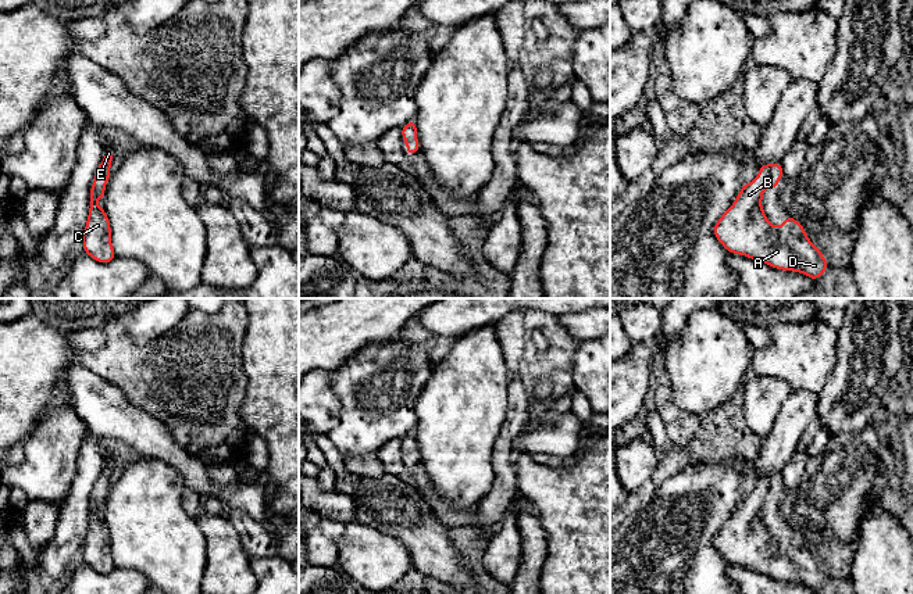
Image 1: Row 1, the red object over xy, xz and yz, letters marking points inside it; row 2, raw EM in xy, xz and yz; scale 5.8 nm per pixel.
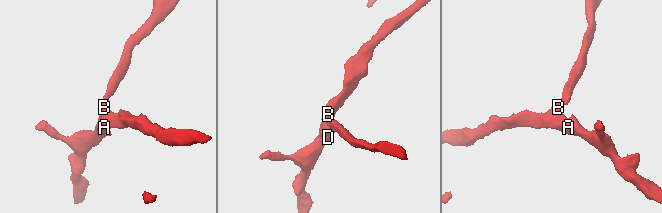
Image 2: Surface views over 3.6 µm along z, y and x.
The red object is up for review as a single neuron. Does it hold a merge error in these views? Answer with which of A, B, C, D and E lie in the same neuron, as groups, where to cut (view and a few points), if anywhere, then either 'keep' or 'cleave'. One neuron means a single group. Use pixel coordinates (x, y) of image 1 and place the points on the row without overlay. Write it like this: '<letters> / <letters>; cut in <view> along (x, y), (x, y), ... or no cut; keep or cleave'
A B C D E; no cut; keep

